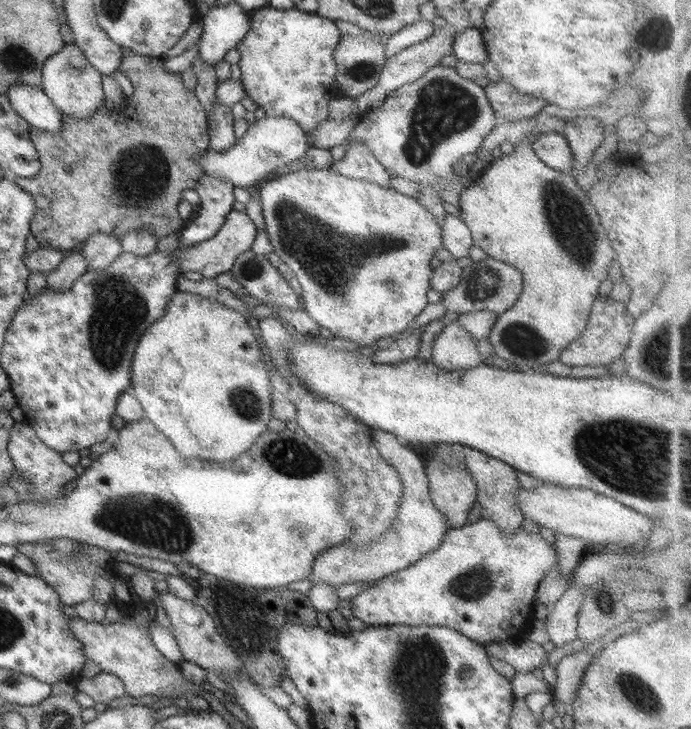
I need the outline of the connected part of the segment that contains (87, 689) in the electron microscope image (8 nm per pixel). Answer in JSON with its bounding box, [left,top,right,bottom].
[75,672,127,706]

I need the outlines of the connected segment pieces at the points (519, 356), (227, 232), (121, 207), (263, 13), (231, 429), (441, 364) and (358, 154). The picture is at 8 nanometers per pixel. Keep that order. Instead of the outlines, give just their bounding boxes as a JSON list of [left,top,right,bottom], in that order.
[[459,139,617,371],[178,210,258,279],[20,47,209,253],[238,6,342,135],[130,291,273,462],[431,320,482,372],[330,135,392,187]]

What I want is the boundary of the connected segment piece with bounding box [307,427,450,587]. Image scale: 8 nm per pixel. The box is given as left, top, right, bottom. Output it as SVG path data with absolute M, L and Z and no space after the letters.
M374 427L370 428L368 432L367 435L377 446L378 452L396 468L398 474L402 477L402 501L398 505L398 518L389 530L385 530L381 536L377 536L375 540L371 540L365 546L351 546L349 542L345 541L336 548L329 548L326 552L319 554L314 563L312 574L307 578L312 584L328 583L339 587L343 584L352 584L358 581L378 582L384 576L390 576L390 574L406 568L422 555L434 550L442 542L446 531L450 529L447 526L447 520L441 515L437 507L432 504L430 499L429 479L425 473L426 464L422 462L422 458L414 453L413 448L407 446L400 438L390 434L390 432Z

